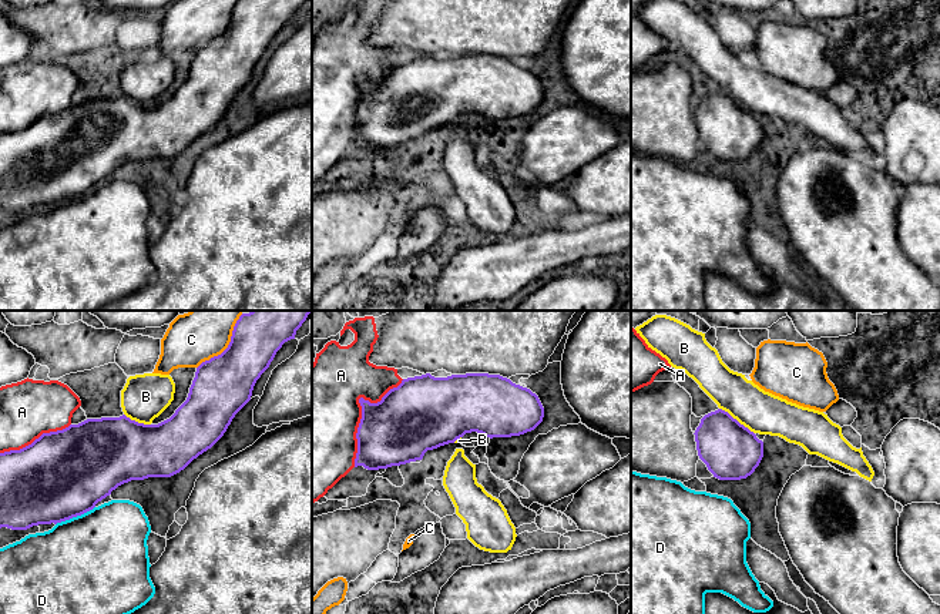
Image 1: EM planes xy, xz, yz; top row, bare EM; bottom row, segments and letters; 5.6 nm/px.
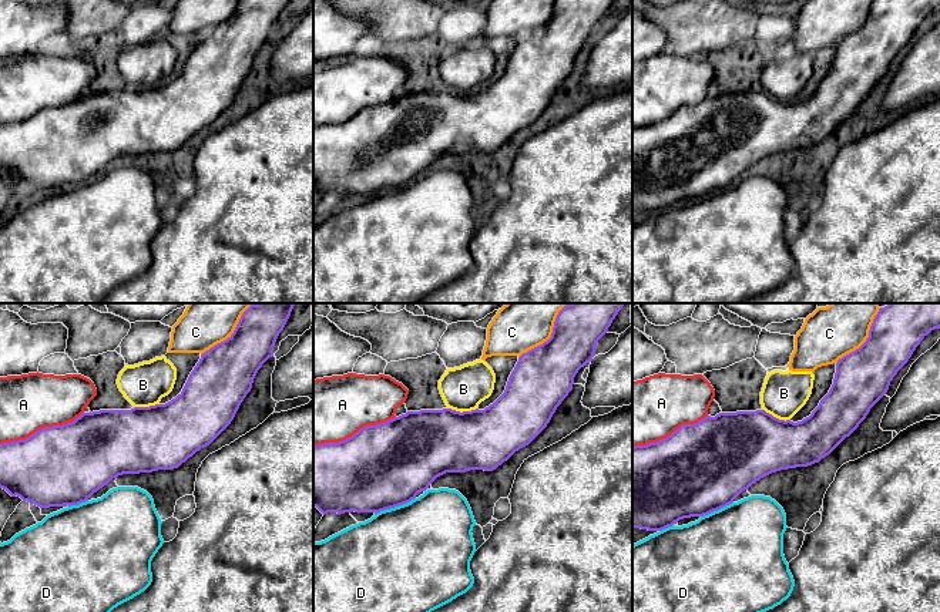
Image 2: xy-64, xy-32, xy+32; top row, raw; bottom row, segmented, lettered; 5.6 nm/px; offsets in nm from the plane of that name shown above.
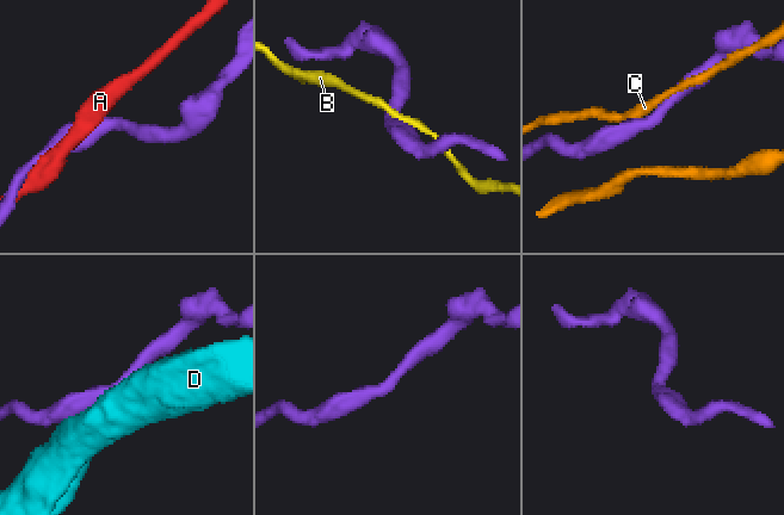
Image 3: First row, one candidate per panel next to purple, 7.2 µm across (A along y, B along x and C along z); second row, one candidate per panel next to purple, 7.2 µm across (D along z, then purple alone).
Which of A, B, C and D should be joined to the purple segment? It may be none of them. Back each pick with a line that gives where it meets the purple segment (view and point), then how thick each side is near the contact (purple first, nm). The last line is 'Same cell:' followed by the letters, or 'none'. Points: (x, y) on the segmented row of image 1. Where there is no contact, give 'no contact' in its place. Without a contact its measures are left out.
B: meets purple in yz at (735, 419); 320 nm thick on the purple side, 240 nm on the other
Same cell: B

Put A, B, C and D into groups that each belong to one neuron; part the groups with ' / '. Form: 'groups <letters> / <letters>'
groups A / B / C / D

